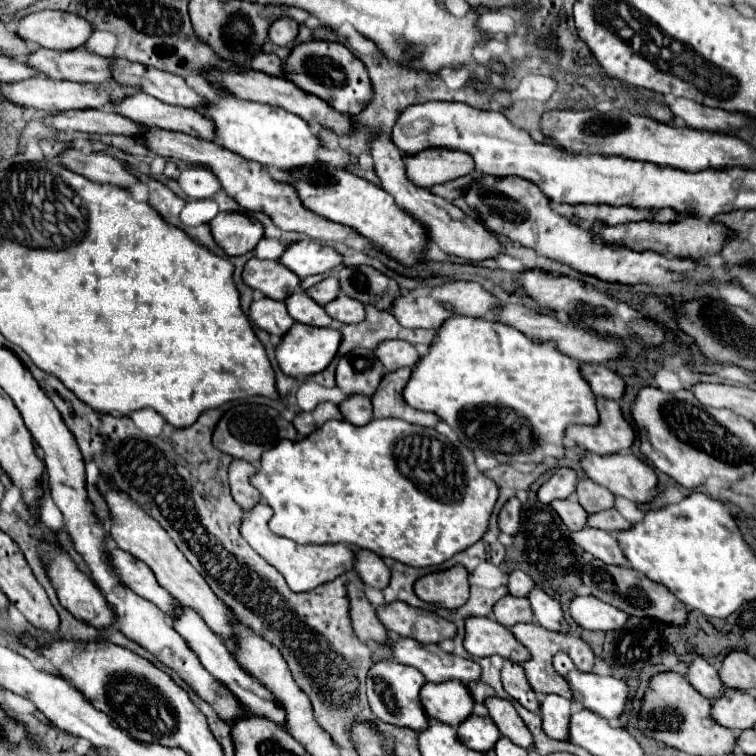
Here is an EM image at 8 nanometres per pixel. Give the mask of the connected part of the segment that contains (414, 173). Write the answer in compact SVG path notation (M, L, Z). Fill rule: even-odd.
M426 148L412 156L404 154L404 164L408 180L422 188L468 176L474 170L474 160L470 154L446 148Z

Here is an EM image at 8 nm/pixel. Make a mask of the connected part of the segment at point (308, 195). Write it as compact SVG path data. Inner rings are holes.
M320 162L284 172L284 180L280 182L292 186L298 192L300 202L308 210L350 228L354 226L360 234L364 234L380 250L384 250L388 256L396 258L404 266L412 266L420 258L420 250L424 248L428 238L426 230L410 214L400 210L394 198L380 186L352 174L346 168L332 168L330 164Z

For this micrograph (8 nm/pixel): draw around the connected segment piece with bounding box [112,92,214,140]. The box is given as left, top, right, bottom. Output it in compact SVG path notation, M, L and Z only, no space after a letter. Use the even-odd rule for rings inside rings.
M136 92L122 98L120 102L114 102L112 110L146 128L166 128L196 138L214 140L214 124L210 124L202 112L160 102L158 98L144 92Z

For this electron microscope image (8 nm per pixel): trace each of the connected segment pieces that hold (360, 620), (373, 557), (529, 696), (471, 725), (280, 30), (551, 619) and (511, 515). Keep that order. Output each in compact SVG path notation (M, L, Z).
M348 582L346 592L350 598L350 620L352 630L362 642L386 642L386 628L376 616L376 610L370 606L370 602L364 596L362 582Z
M356 550L354 570L358 572L360 580L366 586L382 590L390 582L390 568L384 564L384 560L378 554L374 554L370 550Z
M504 660L502 684L504 684L504 690L514 700L518 700L526 710L538 712L538 696L534 690L530 690L530 684L526 684L526 676L524 676L522 666L518 662Z
M468 716L464 722L458 724L458 738L472 750L486 752L494 748L500 732L496 724L488 716Z
M278 18L272 26L270 26L270 40L278 46L288 46L296 40L298 36L298 22L290 20L290 18Z
M532 588L528 594L528 600L534 612L534 620L540 626L548 630L562 630L562 608L554 598L550 598L540 588Z
M512 496L500 510L498 514L498 528L504 534L514 536L514 532L518 530L518 516L520 516L520 500L516 496Z

